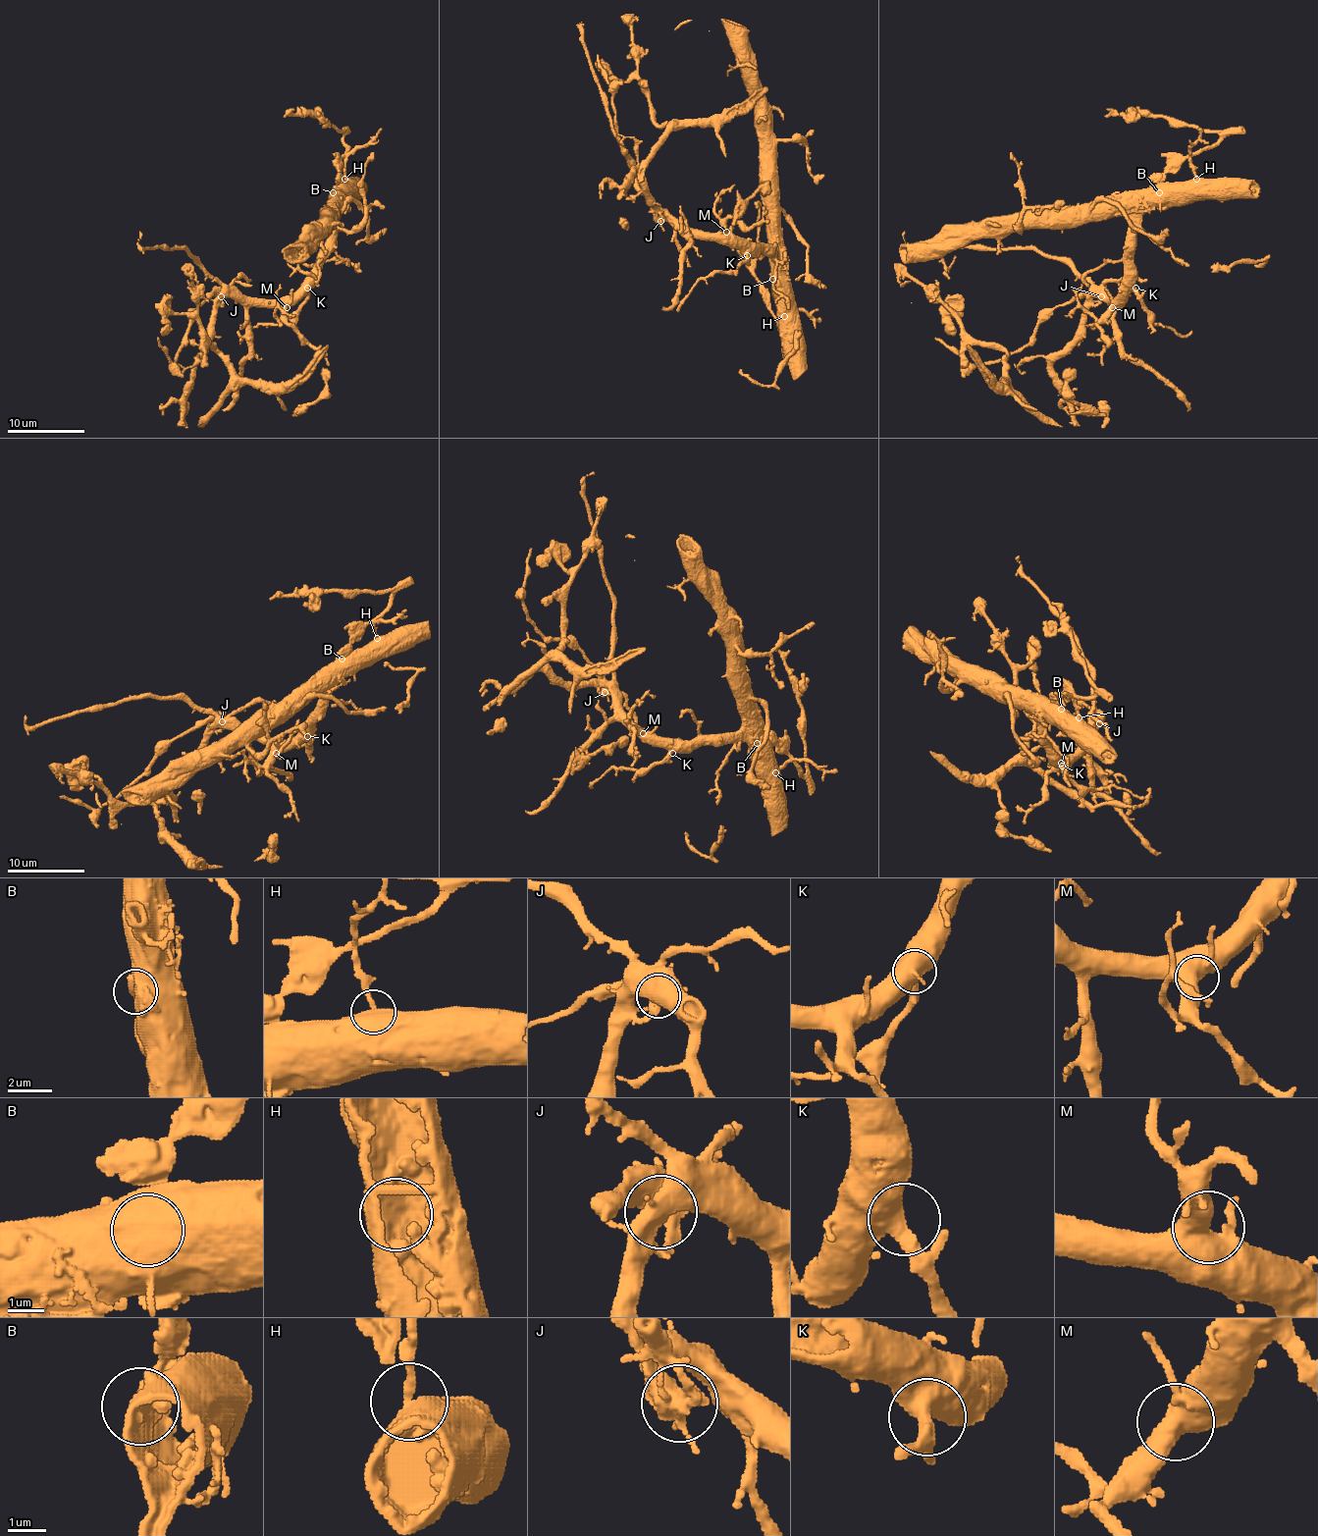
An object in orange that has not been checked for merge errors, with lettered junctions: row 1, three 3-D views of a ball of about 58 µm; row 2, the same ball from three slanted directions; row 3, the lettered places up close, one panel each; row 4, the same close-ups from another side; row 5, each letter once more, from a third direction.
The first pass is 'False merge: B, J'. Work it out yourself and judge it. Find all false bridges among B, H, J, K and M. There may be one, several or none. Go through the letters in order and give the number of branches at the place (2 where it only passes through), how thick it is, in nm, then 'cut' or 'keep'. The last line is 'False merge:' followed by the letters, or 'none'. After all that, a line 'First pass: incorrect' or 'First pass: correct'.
B: branches 1; calibre 800 nm; cut
H: branches 2; calibre 550 nm; keep
J: branches 5; calibre 460 nm; cut
K: branches 2; calibre 550 nm; keep
M: branches 3; calibre 550 nm; keep
False merge: B, J
First pass: correct

